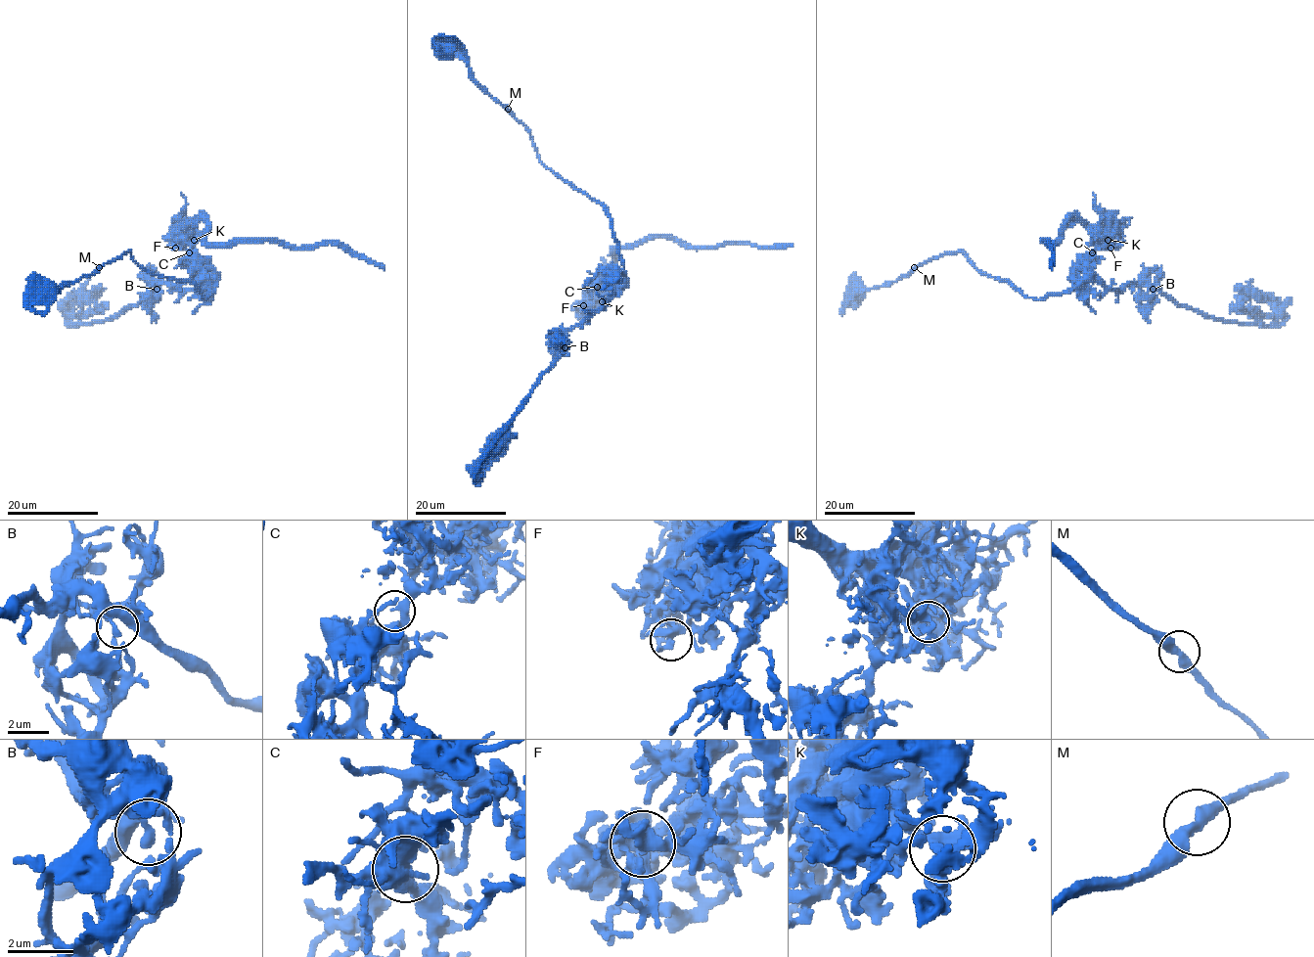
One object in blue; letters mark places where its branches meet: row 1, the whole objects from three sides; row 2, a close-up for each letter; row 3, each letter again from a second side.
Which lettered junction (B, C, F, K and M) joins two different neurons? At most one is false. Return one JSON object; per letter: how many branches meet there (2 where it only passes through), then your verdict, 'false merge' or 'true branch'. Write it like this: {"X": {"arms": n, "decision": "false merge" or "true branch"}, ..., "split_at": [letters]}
{"B": {"arms": 4, "decision": "true branch"}, "C": {"arms": 2, "decision": "true branch"}, "F": {"arms": 3, "decision": "true branch"}, "K": {"arms": 3, "decision": "false merge"}, "M": {"arms": 2, "decision": "true branch"}, "split_at": ["K"]}

